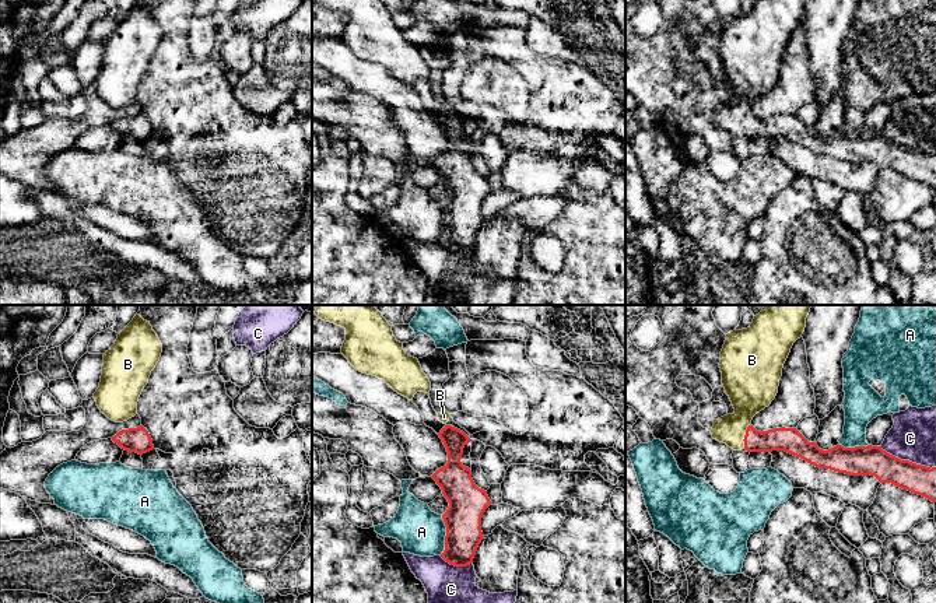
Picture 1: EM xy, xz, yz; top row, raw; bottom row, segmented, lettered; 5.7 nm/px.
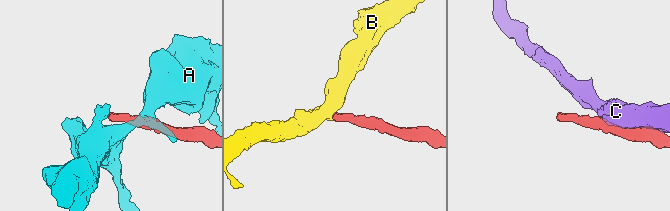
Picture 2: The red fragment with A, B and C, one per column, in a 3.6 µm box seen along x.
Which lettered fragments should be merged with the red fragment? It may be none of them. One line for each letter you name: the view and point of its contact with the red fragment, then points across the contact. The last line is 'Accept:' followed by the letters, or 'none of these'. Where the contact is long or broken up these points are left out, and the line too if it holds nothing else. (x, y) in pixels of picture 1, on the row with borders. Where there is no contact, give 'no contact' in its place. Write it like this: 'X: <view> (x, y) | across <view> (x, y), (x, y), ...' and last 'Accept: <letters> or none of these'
B: yz (745, 437) | across yz (788, 440), (745, 437), (745, 409), (749, 393)
Accept: B

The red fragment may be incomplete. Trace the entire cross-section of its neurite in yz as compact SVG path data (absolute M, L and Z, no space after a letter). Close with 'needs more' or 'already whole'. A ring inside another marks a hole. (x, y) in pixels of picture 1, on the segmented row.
M765 305L754 316L753 323L747 329L733 330L726 334L721 351L719 368L722 372L722 385L732 402L735 413L714 420L711 430L712 438L726 444L733 451L785 451L820 469L830 469L849 476L870 474L880 483L891 483L936 502L936 467L930 469L909 460L901 460L883 451L881 446L844 448L842 445L837 445L828 451L823 451L816 442L809 442L796 428L782 427L761 432L751 425L753 417L768 407L775 399L783 364L793 343L804 332L810 308L811 305Z; needs more

